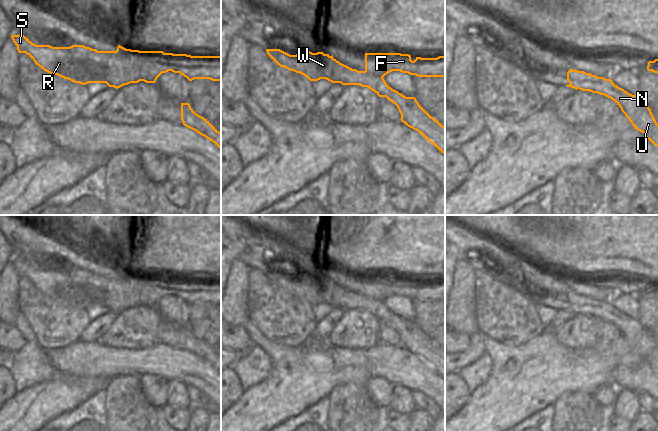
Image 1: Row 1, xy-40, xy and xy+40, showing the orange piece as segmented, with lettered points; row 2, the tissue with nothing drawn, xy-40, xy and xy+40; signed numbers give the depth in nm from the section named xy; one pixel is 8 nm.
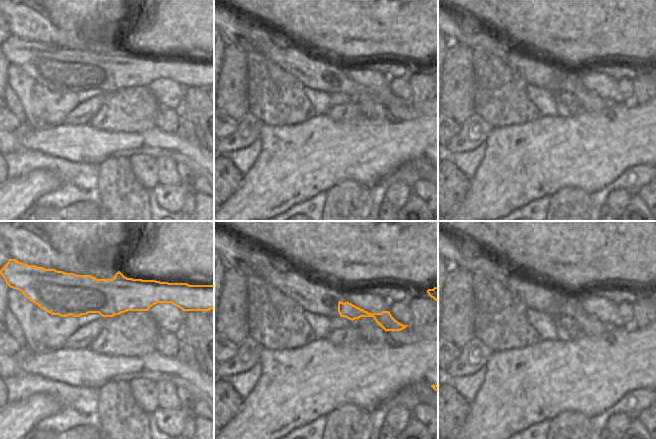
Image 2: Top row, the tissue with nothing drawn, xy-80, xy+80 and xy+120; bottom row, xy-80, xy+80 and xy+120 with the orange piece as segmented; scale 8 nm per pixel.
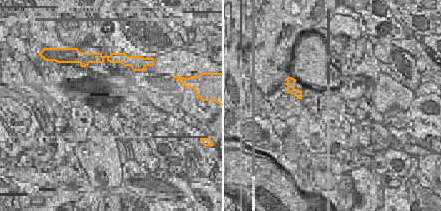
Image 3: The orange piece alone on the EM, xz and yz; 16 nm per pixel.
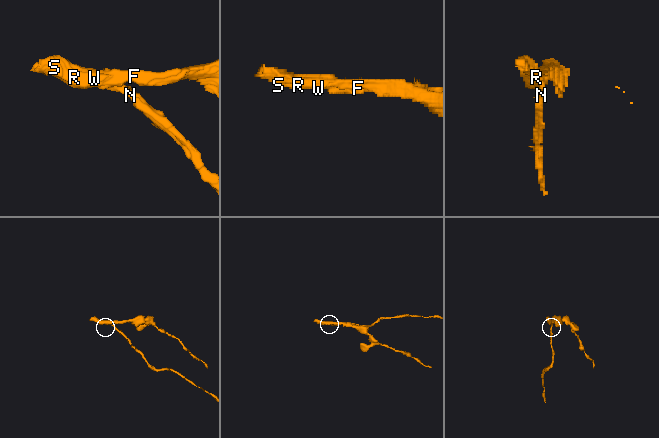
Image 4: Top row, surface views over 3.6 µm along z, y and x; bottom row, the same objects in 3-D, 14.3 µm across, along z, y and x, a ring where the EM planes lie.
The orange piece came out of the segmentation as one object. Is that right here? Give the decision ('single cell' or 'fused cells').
fused cells

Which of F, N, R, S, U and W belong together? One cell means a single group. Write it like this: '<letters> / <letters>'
F R S / N U W

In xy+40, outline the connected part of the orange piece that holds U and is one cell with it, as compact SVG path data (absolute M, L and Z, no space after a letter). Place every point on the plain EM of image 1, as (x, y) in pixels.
M584 295L567 296L567 311L598 317L612 323L631 346L633 351L658 371L658 348L650 332L639 322L618 311L611 303L598 301Z

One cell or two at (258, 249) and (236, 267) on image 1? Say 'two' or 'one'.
two

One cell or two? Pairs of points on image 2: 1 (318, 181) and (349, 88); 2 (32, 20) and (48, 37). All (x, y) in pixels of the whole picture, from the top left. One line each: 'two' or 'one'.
1: two
2: one

